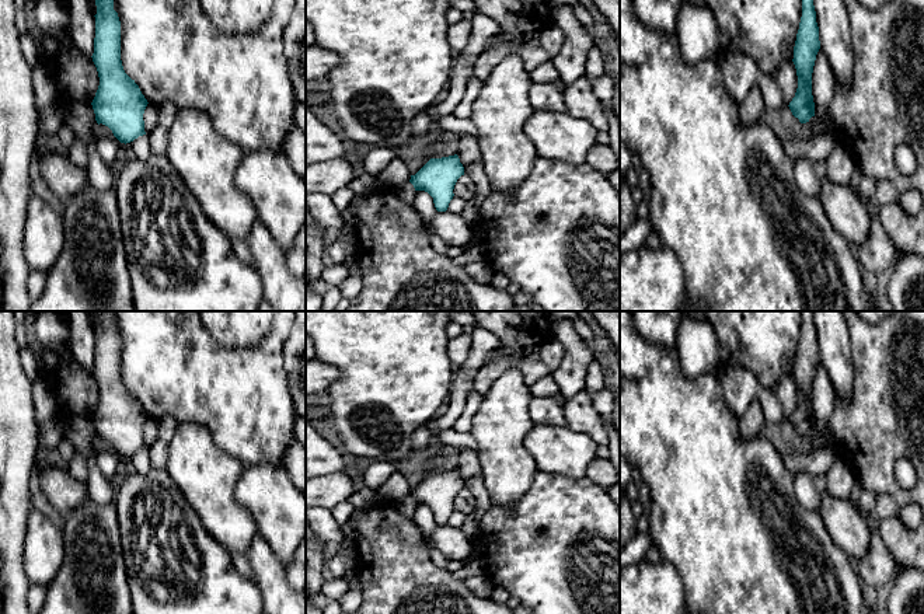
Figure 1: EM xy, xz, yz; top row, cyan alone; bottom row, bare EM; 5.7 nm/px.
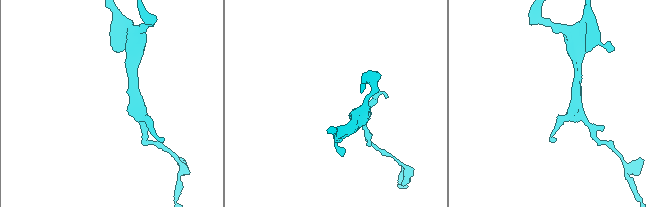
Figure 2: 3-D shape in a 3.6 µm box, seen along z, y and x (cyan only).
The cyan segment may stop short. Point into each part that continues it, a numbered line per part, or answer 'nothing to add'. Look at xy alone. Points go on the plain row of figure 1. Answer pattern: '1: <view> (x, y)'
nothing to add

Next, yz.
nothing to add

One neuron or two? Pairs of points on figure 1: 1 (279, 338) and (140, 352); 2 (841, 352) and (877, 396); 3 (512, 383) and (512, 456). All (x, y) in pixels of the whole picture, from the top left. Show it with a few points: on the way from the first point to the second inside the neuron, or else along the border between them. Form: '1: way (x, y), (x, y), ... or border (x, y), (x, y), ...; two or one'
1: way (244, 360), (188, 360), (185, 358), (175, 358); one
2: border (848, 332), (853, 372), (850, 397); two
3: way (511, 401), (511, 438); one

